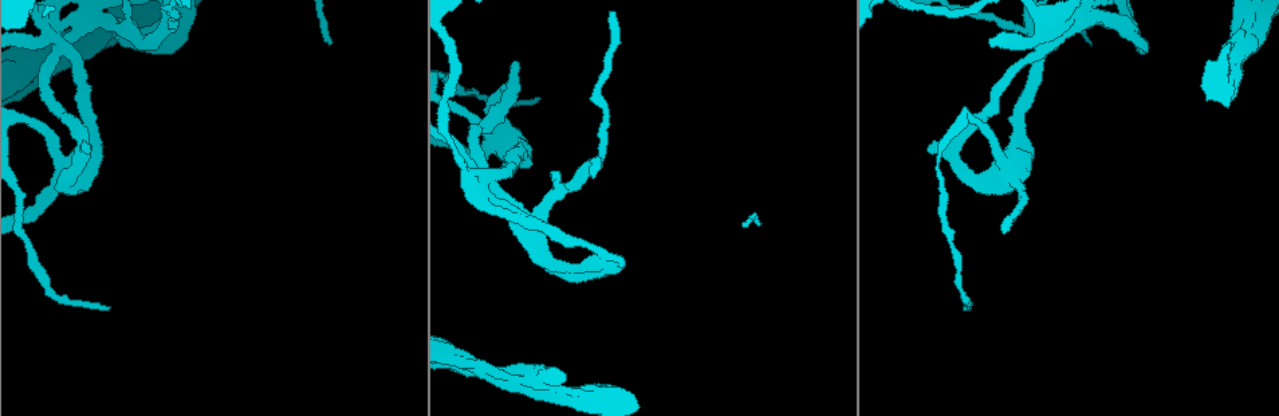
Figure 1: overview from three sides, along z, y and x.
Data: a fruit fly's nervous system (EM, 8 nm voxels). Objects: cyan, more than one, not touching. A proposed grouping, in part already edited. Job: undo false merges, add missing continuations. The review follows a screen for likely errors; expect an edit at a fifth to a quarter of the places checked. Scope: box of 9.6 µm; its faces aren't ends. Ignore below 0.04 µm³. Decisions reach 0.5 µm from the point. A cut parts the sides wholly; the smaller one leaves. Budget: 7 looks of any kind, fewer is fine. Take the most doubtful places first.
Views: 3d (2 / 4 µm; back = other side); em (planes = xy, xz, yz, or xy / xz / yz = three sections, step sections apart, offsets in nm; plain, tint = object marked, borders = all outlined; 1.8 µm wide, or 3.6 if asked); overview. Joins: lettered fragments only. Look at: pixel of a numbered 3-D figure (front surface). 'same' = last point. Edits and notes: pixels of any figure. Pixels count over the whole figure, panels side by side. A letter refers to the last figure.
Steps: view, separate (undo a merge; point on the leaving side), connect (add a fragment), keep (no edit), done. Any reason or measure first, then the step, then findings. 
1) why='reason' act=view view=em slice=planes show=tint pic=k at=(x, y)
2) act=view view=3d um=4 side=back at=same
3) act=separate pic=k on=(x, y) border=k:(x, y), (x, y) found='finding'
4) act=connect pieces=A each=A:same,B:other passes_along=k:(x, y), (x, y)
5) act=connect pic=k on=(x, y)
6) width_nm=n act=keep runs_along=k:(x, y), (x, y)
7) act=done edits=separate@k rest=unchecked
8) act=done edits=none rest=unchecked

why='thick turns thin' act=view view=3d um=2 side=back pic=1 at=(471, 178)

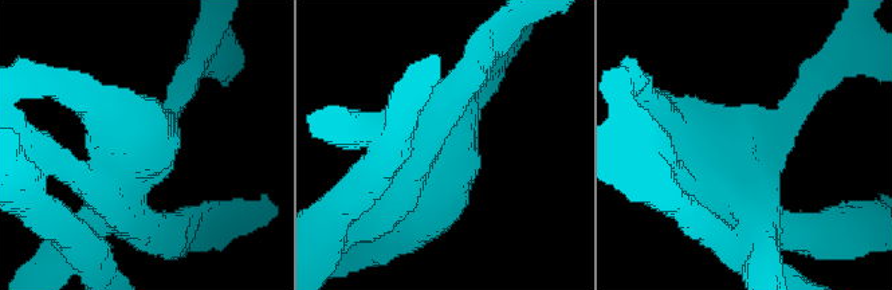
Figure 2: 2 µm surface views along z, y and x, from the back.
act=view view=em slice=planes show=borders pic=2 at=(745, 162)

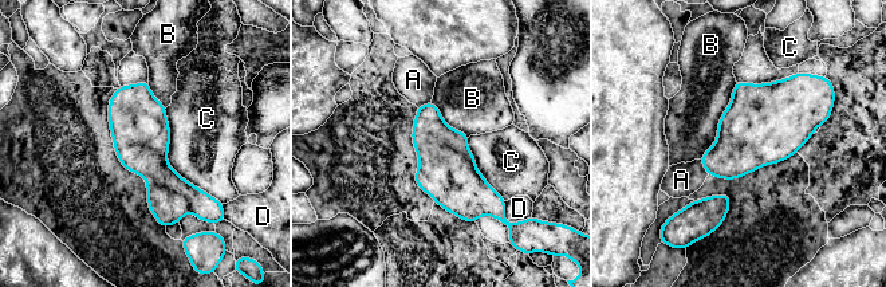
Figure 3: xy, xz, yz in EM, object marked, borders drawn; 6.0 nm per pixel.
width_nm=360 act=keep each=A:other,B:other,C:other,D:other border=3:(736, 82), (717, 137), (700, 158) found='all the same neuron'

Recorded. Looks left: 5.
why='touches itself' act=view view=3d um=2 pic=1 at=(602, 264)

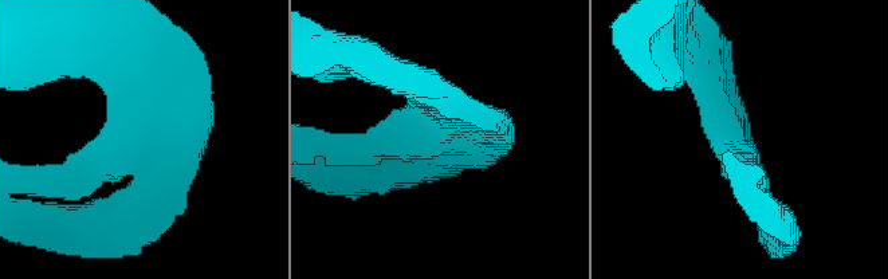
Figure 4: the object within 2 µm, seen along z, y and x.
why='shape alone is not enough' act=view view=em slice=planes show=tint pic=4 at=(146, 150)

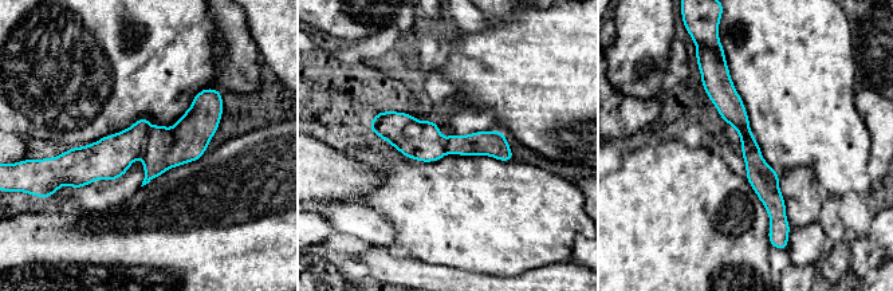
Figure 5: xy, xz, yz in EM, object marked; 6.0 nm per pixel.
act=view view=em slice=planes show=borders at=same

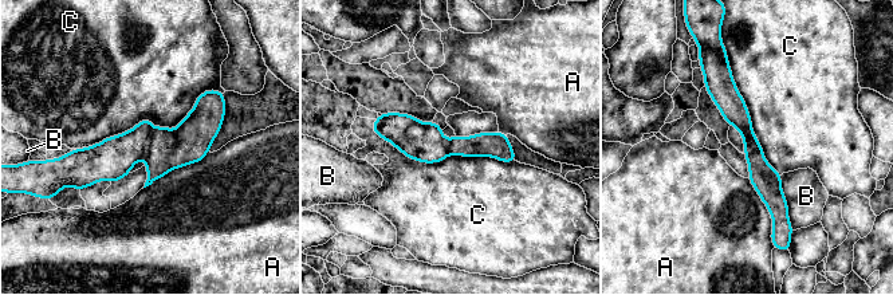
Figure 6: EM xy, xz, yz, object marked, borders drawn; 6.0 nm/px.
width_nm=140 longest_contact=C:950nm act=keep each=A:other,B:other,C:other found='continuous, no second neuron'

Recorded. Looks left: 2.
why='an open end' act=view view=em um=3.6 slice=planes show=borders pic=1 at=(513, 129)

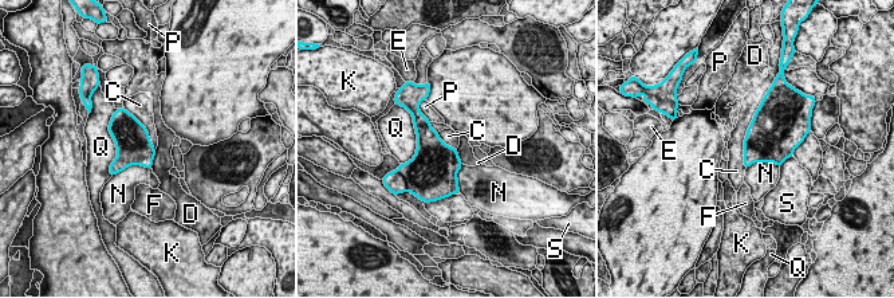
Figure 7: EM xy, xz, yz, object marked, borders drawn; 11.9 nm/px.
act=keep each=C:other,D:other,E:other,F:other,K:other,N:other,P:other,Q:other,S:other border=7:(760, 104), (744, 140), (745, 168) found='none of them fits'

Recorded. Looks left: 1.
act=done edits=none rest=unchecked

